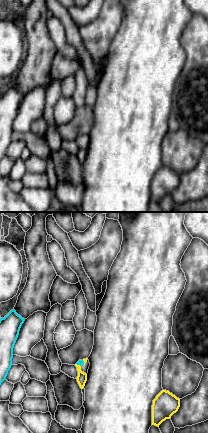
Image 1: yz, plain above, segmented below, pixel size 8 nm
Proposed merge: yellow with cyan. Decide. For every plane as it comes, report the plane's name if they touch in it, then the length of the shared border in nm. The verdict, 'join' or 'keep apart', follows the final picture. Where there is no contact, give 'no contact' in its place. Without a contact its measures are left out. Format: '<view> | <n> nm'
yz | 50 nm

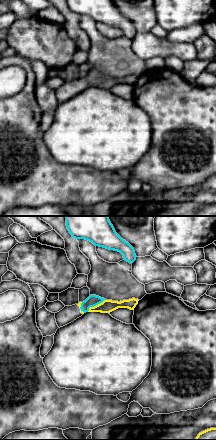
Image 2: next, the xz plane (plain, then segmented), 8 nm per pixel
xz | 180 nm

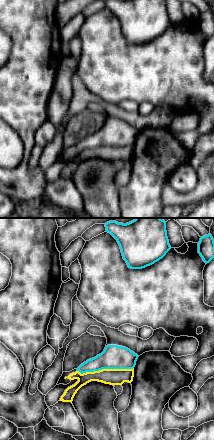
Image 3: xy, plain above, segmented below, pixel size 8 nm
xy | 460 nm

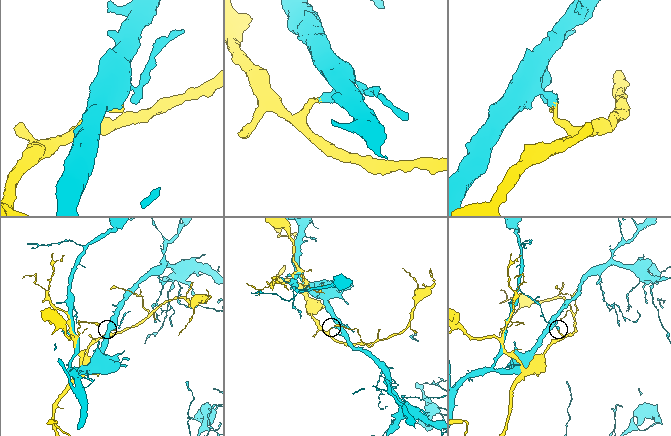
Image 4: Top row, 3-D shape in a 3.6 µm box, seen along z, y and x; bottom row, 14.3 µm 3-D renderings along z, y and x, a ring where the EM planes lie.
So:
keep apart

